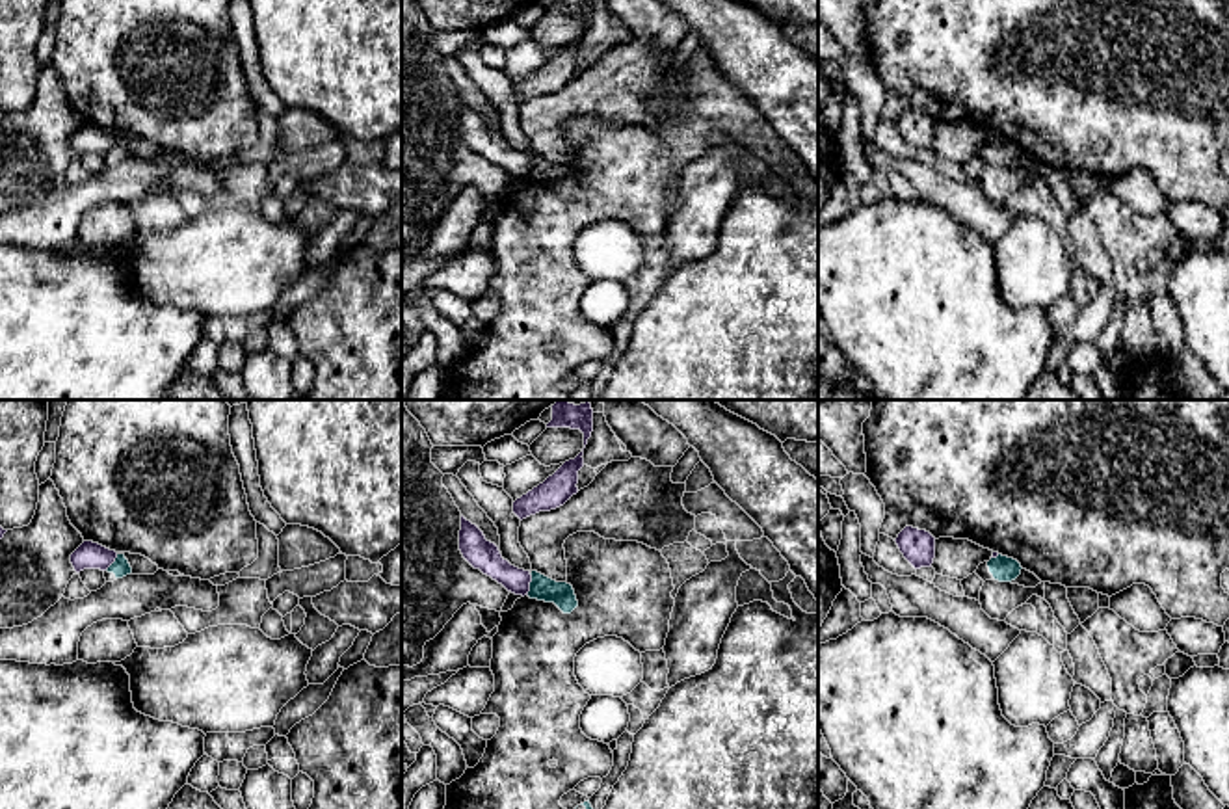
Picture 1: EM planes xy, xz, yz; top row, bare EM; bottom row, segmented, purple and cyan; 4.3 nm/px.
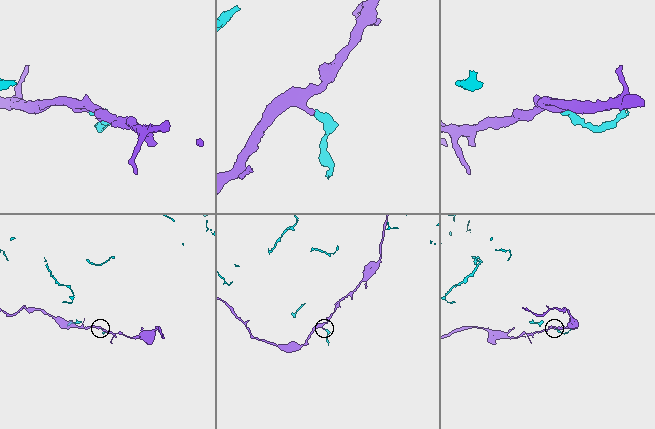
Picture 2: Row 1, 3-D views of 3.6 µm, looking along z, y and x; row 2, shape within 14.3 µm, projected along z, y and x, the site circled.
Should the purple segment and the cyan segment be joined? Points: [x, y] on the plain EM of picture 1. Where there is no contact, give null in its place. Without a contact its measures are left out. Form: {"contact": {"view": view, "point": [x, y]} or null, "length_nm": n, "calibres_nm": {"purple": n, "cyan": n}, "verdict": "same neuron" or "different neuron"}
{"contact": {"view": "xz", "point": [528, 168]}, "length_nm": 100, "calibres_nm": {"purple": 130, "cyan": 110}, "verdict": "different neuron"}

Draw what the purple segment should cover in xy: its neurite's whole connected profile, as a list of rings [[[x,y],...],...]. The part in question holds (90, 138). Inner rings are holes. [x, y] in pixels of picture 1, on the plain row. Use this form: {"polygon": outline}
{"polygon": [[[84,125],[73,138],[71,147],[76,156],[84,153],[106,154],[117,141],[115,134],[110,134],[99,126]]]}

